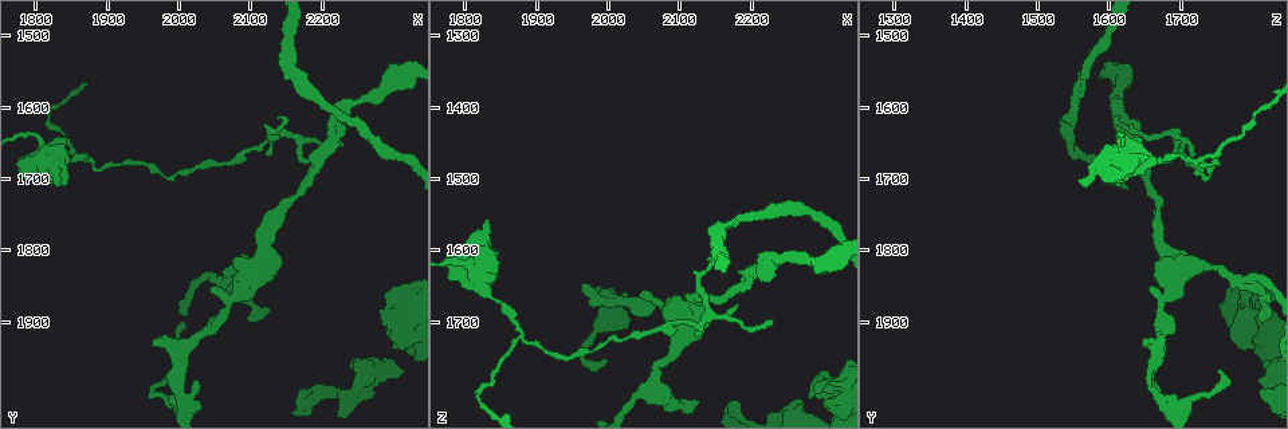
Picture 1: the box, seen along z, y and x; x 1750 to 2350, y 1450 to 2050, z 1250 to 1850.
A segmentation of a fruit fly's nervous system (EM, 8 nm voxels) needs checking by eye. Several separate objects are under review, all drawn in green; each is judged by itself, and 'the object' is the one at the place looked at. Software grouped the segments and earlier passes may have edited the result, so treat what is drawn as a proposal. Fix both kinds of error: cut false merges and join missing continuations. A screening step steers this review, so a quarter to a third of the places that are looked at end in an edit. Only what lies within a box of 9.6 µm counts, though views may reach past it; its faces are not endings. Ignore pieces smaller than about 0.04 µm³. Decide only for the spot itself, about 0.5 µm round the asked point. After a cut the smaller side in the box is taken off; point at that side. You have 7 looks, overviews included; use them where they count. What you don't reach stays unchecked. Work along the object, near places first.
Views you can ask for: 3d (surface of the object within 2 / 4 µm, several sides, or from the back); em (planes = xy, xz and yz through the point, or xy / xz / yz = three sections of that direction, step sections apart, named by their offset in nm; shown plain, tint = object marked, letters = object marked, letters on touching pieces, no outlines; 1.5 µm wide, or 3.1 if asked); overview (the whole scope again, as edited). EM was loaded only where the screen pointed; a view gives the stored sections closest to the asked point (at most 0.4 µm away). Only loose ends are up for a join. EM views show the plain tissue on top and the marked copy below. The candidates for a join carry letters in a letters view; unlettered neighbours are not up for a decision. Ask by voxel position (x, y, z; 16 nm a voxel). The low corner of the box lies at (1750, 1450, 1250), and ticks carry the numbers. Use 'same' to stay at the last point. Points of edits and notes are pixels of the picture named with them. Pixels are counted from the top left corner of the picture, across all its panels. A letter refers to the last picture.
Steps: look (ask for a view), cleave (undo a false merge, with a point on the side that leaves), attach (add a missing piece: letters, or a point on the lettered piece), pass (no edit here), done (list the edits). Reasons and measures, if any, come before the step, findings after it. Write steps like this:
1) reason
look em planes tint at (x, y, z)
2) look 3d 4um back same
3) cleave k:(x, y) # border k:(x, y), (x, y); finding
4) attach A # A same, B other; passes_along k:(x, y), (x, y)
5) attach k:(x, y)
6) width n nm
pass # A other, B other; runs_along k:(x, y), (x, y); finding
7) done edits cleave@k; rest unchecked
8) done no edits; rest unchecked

free end
look em planes tint at (1835, 1705, 1560)

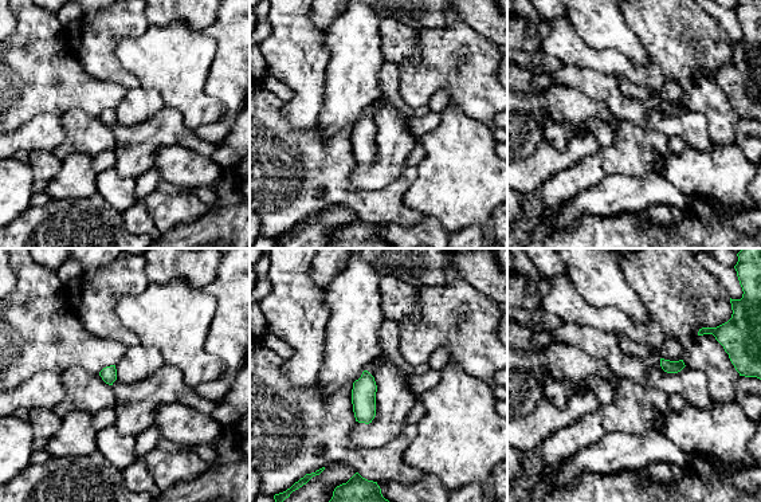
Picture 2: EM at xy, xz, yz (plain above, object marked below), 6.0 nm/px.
see the neighbours
look em planes letters same

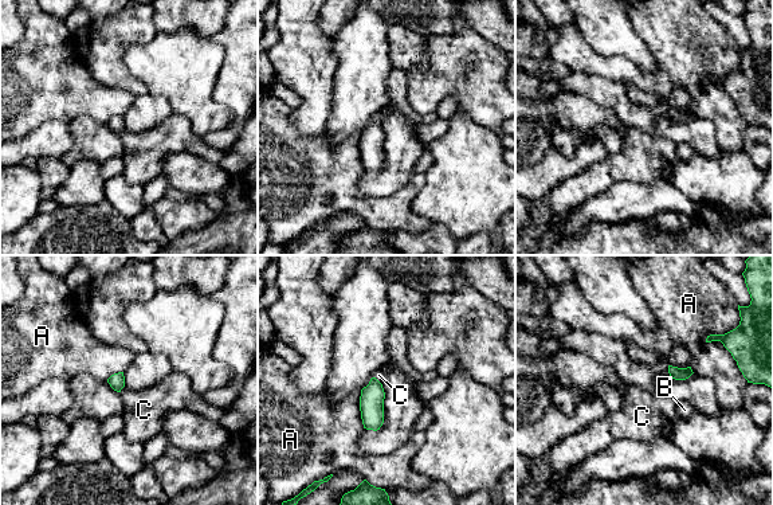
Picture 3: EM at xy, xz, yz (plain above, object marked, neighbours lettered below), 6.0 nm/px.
longest_contact A 220 nm
attach C # A other, B other, C same; passes_along 3:(117, 382), (121, 388), (144, 410); it goes on there

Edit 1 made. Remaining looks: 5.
free end
look em planes letters at (1960, 1930, 1655)

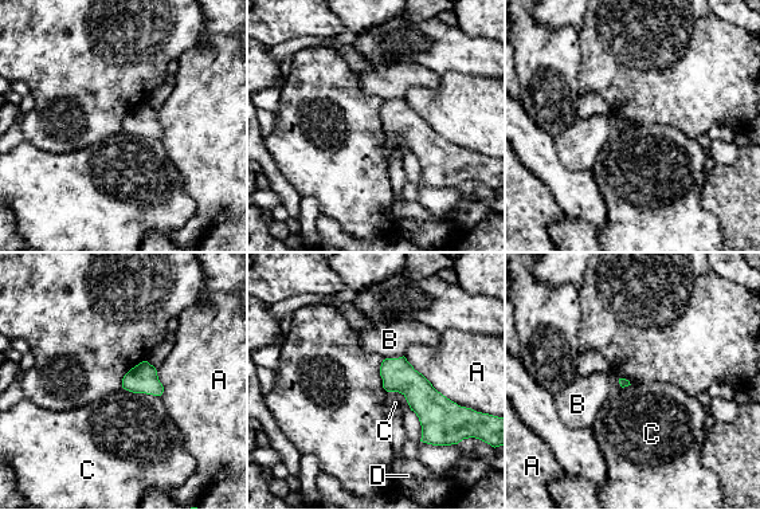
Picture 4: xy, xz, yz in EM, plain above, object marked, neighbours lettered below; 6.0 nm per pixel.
pass # A other, B other, C other, D other; none of them fits

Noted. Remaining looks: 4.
stops while still wide
look em xy step 8 letters at (2080, 1820, 1680)

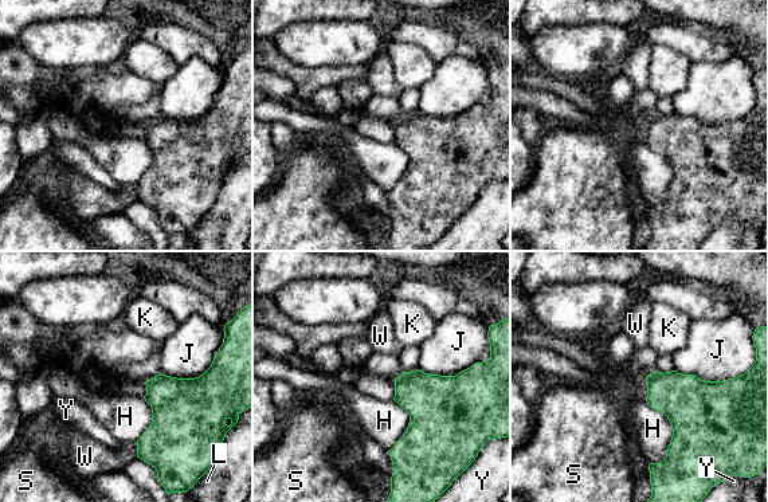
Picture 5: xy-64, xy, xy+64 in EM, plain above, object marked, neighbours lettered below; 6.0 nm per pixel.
cut it another way
look em planes letters same

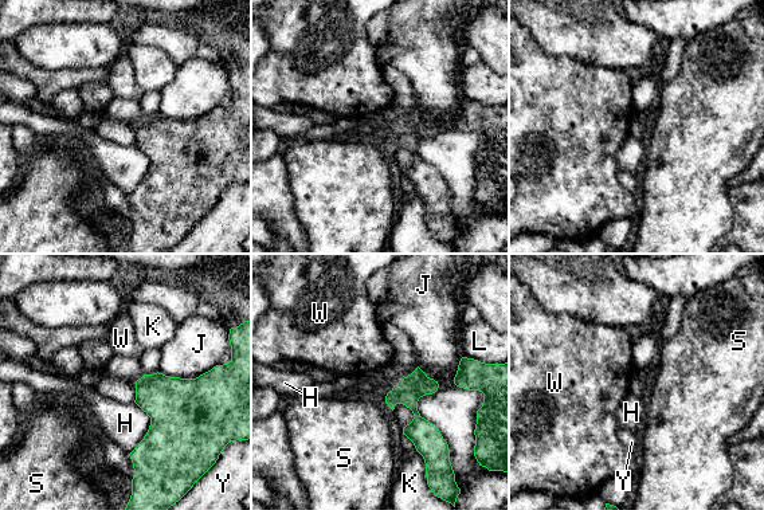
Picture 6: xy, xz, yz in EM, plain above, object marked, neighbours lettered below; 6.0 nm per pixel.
pass # H other, J other, K other, L other, S other, W other, Y other; runs_along 6:(418, 372), (414, 410), (431, 452); none of them fits

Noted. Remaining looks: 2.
done edits attach@3; rest unchecked

